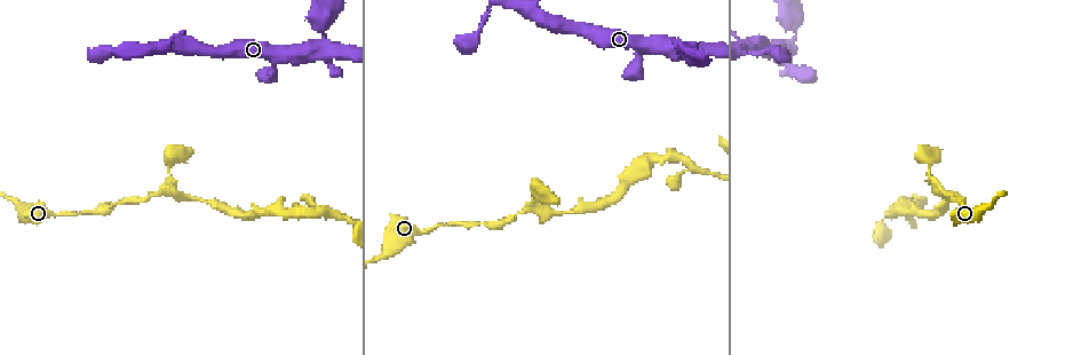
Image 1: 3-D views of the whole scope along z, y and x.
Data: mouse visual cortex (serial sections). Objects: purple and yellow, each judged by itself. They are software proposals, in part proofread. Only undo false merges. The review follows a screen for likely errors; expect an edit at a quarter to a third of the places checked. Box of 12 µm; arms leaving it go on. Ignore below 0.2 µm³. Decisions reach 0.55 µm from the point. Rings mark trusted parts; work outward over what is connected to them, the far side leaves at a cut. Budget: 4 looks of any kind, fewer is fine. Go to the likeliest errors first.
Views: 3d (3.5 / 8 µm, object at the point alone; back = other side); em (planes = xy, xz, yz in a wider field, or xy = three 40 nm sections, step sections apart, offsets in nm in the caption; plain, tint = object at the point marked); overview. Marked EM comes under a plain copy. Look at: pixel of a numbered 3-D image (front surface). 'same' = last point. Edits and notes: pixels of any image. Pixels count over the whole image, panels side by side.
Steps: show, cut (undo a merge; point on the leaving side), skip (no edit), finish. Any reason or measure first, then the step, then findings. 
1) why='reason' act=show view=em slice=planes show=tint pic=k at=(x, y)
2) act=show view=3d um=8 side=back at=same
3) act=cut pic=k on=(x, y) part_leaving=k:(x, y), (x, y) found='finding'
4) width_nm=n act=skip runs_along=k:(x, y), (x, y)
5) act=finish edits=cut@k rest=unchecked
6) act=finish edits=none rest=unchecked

why='three arms meet' act=show view=em slice=xy step=2 show=tint pic=1 at=(320, 47)

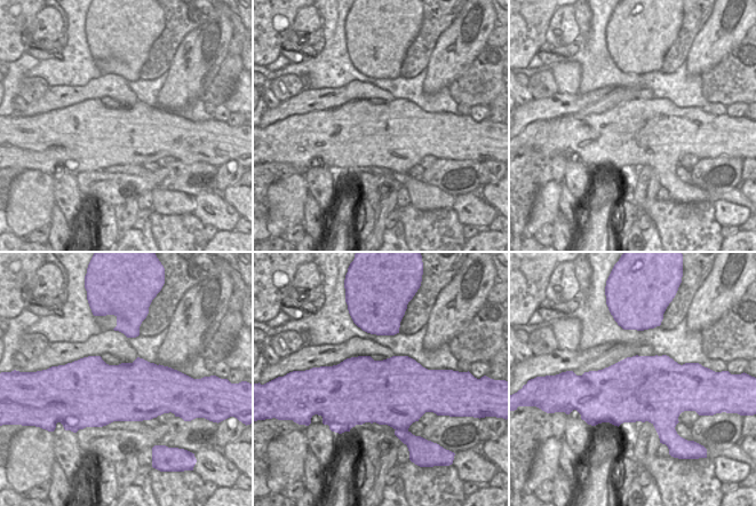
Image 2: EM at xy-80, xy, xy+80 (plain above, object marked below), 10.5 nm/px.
why='see where the arms go' act=show view=3d um=3.5 at=same

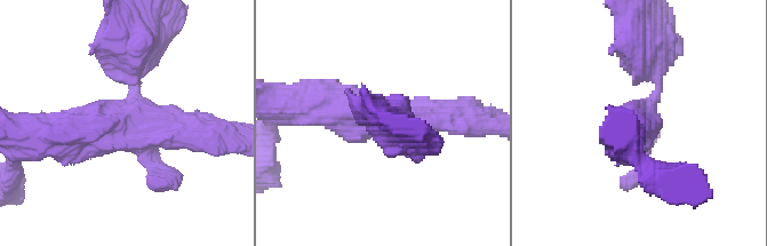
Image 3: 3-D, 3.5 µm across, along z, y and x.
act=skip runs_along=3:(48, 134), (119, 124), (133, 109), (129, 56) found='one cell here'

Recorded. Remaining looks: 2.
why='three-way junction' act=show view=3d um=3.5 pic=1 at=(526, 212)

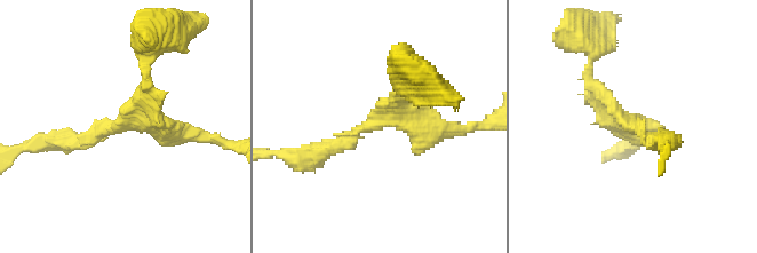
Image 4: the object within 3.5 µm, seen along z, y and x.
arms=3 arm_widths_nm=200,200,300 act=show view=em slice=xy step=5 show=tint pic=4 at=(126, 124)

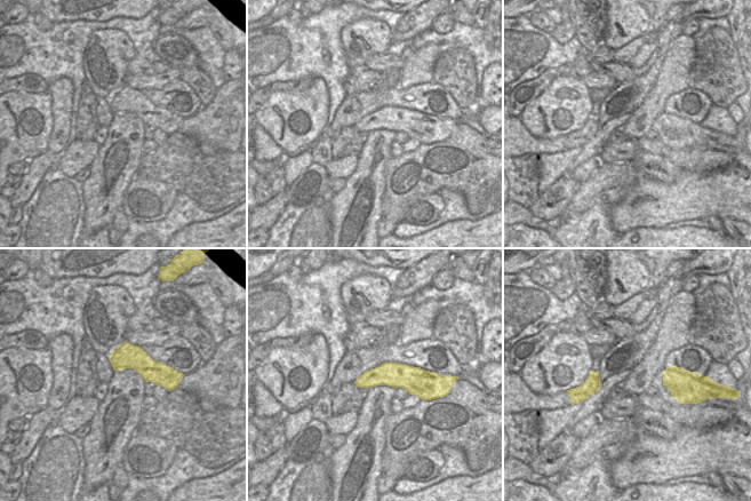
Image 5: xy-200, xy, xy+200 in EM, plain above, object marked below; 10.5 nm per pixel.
act=skip runs_along=5:(359, 381), (410, 378), (424, 383) found='all the same cell'

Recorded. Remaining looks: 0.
act=finish edits=none rest=unchecked

